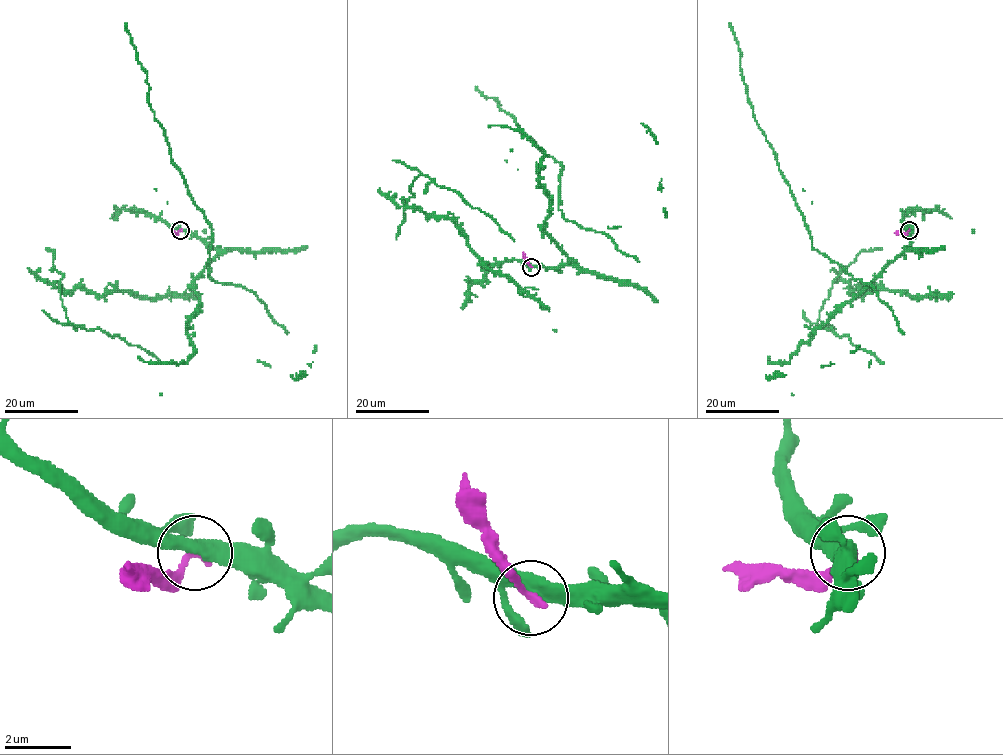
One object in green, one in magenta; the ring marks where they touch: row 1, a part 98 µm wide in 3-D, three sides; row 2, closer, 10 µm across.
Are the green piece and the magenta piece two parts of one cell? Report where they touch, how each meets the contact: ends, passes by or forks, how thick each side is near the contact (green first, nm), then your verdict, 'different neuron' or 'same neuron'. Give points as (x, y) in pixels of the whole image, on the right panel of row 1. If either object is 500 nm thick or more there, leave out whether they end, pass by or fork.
place (909, 230); green forks; magenta ends; calibres 340 and 220 nm; different neuron

